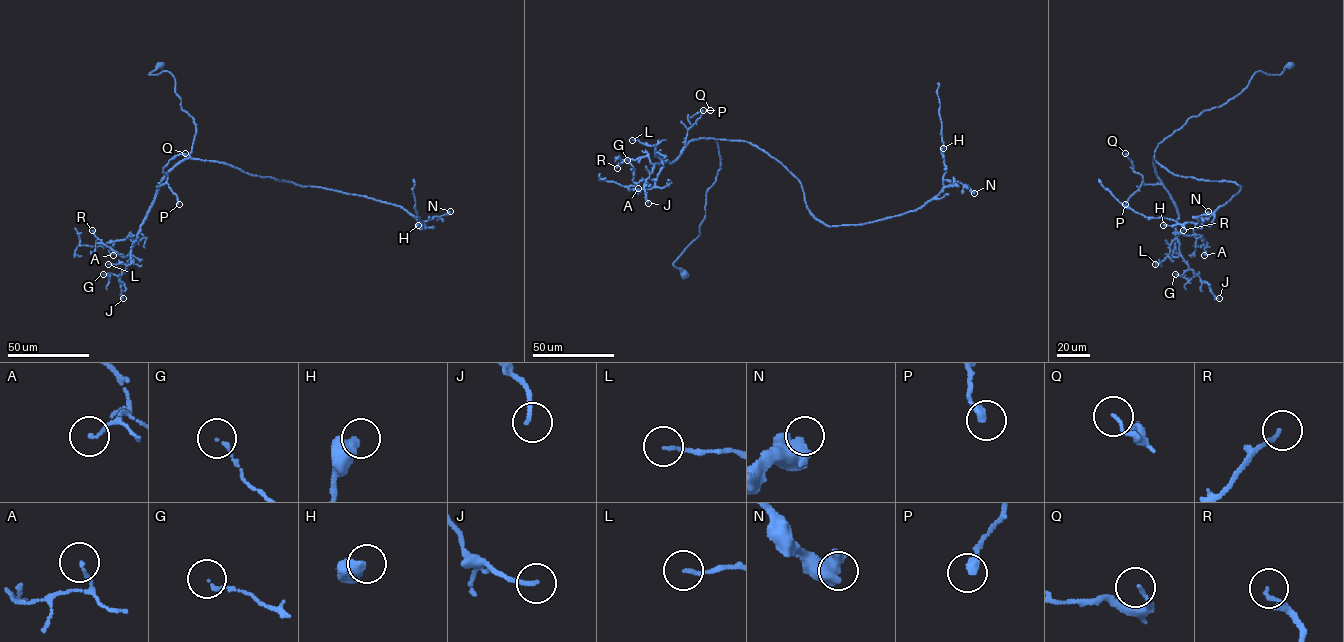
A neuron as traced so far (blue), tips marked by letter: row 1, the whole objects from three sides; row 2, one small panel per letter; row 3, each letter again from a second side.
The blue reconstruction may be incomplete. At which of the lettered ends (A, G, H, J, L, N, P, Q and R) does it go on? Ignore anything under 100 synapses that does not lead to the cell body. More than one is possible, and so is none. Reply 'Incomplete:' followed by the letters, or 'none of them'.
Incomplete: none of them

